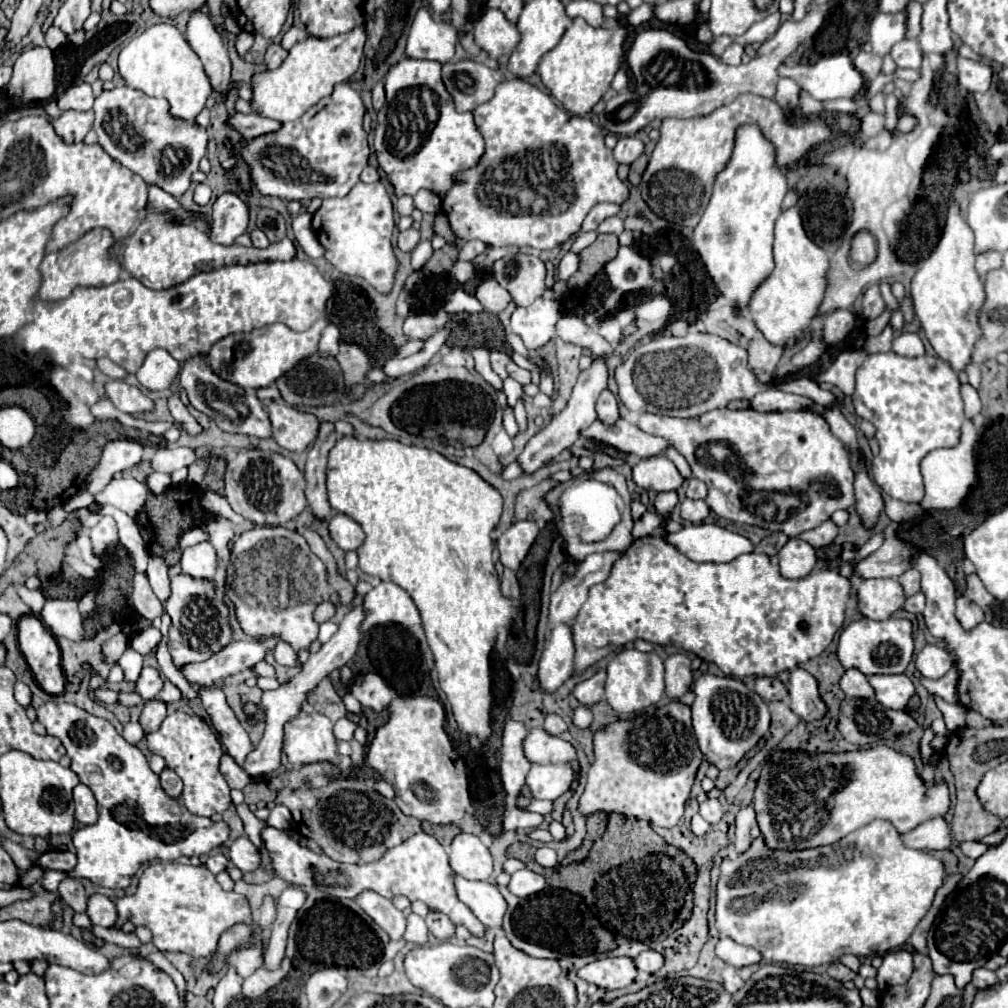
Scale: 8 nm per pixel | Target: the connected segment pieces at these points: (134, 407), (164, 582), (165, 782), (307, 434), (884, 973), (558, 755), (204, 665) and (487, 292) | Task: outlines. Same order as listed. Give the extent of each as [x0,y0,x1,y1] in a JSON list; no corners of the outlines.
[[105,380,155,414],[147,558,169,602],[159,768,183,798],[267,402,317,452],[877,950,913,990],[523,728,575,764],[181,636,279,686],[475,278,511,314]]

